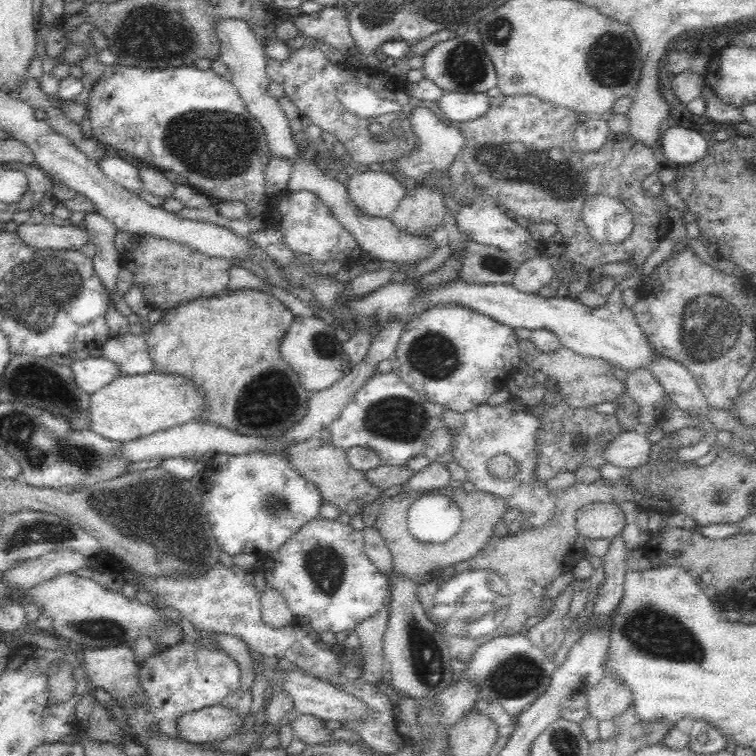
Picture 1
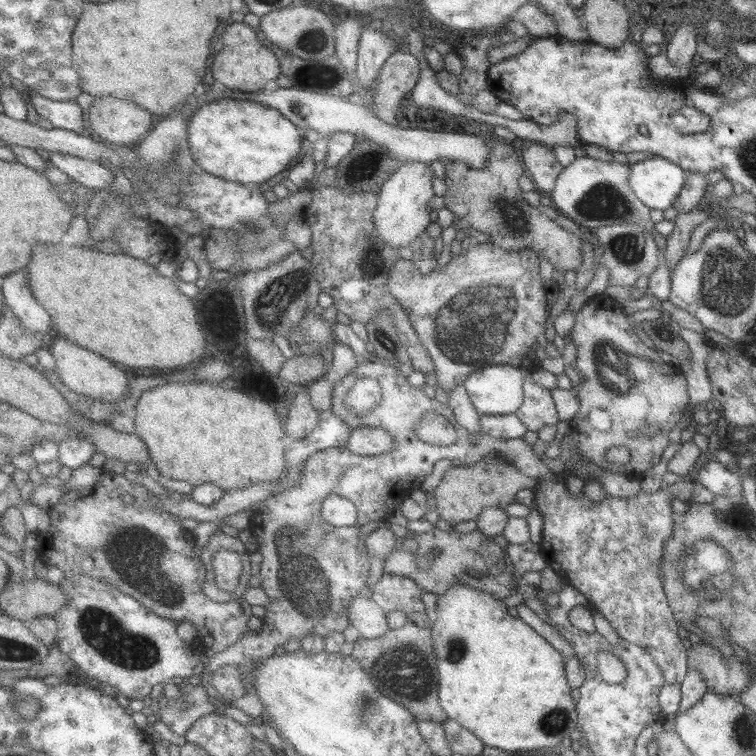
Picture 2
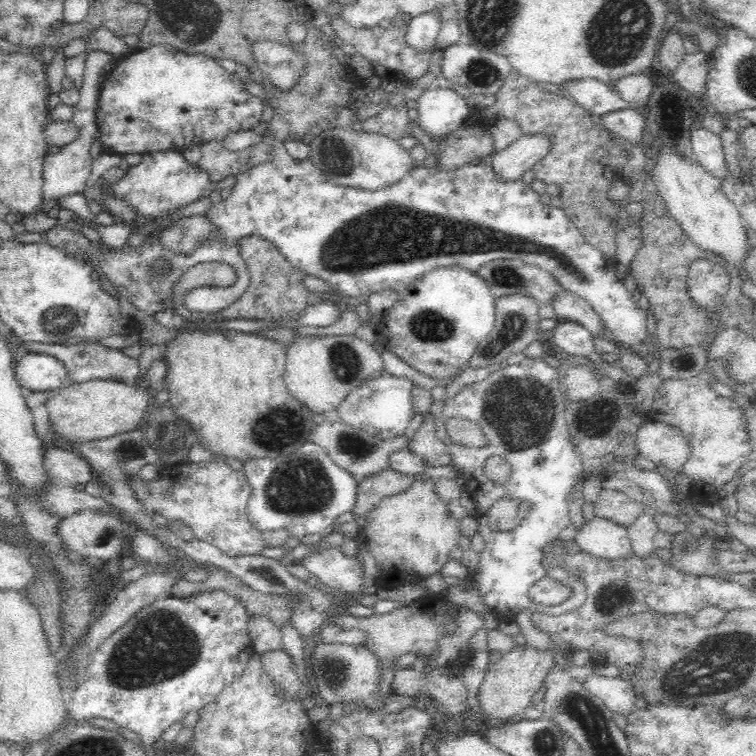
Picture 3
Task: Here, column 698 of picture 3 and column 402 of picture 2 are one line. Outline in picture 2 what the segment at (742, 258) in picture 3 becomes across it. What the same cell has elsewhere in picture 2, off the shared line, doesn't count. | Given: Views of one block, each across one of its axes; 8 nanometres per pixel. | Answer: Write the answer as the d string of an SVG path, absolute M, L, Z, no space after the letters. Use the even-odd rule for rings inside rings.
M407 162L403 168L399 168L397 174L393 174L379 192L381 204L375 210L375 228L379 234L379 242L385 240L393 248L411 246L415 240L419 240L435 222L435 212L431 208L431 200L435 194L435 172L431 164L425 162Z

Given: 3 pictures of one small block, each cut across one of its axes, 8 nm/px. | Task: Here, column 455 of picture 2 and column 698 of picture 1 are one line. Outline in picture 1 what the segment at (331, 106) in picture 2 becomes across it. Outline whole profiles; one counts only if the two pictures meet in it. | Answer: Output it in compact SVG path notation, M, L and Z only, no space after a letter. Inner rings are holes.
M674 126L662 136L662 160L676 166L690 166L708 154L706 138L690 128Z

